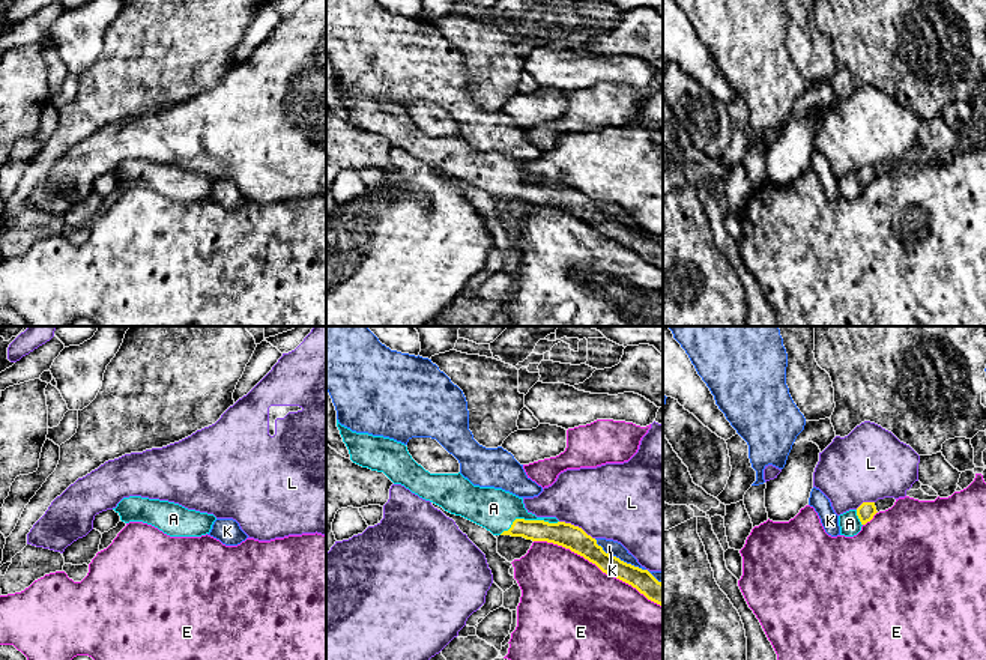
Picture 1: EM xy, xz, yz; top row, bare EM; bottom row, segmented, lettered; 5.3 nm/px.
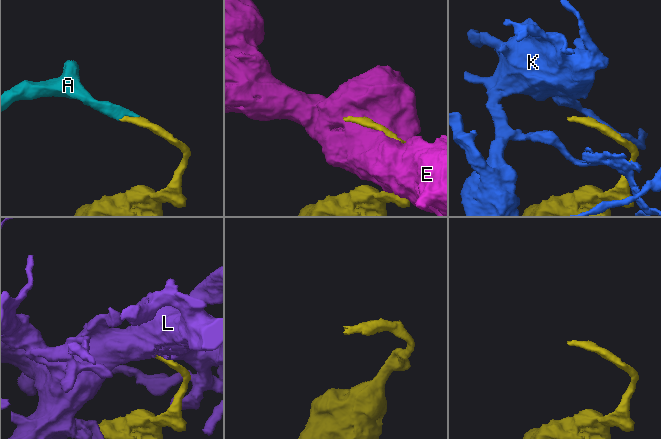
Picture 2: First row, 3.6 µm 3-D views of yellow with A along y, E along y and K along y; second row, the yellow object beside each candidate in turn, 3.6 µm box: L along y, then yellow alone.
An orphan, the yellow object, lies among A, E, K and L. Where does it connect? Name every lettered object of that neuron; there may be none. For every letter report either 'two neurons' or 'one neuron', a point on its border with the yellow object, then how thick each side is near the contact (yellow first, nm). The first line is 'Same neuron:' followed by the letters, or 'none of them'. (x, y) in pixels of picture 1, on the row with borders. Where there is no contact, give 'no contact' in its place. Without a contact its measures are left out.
Same neuron: A
A: one neuron; contact xz (528, 520); calibres 130 and 220 nm
E: two neurons; contact xz (598, 567); calibres 130 and 500 nm
K: two neurons; contact xz (626, 563); calibres 120 and 80 nm
L: two neurons; contact xz (577, 526); calibres 130 and 420 nm

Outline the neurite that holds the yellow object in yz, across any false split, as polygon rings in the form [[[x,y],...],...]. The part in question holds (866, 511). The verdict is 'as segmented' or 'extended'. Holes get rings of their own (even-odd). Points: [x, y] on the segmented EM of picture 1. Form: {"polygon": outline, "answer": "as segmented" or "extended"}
{"polygon": [[[863,502],[857,510],[849,510],[839,516],[840,535],[854,537],[861,526],[876,514],[875,502]]], "answer": "extended"}

